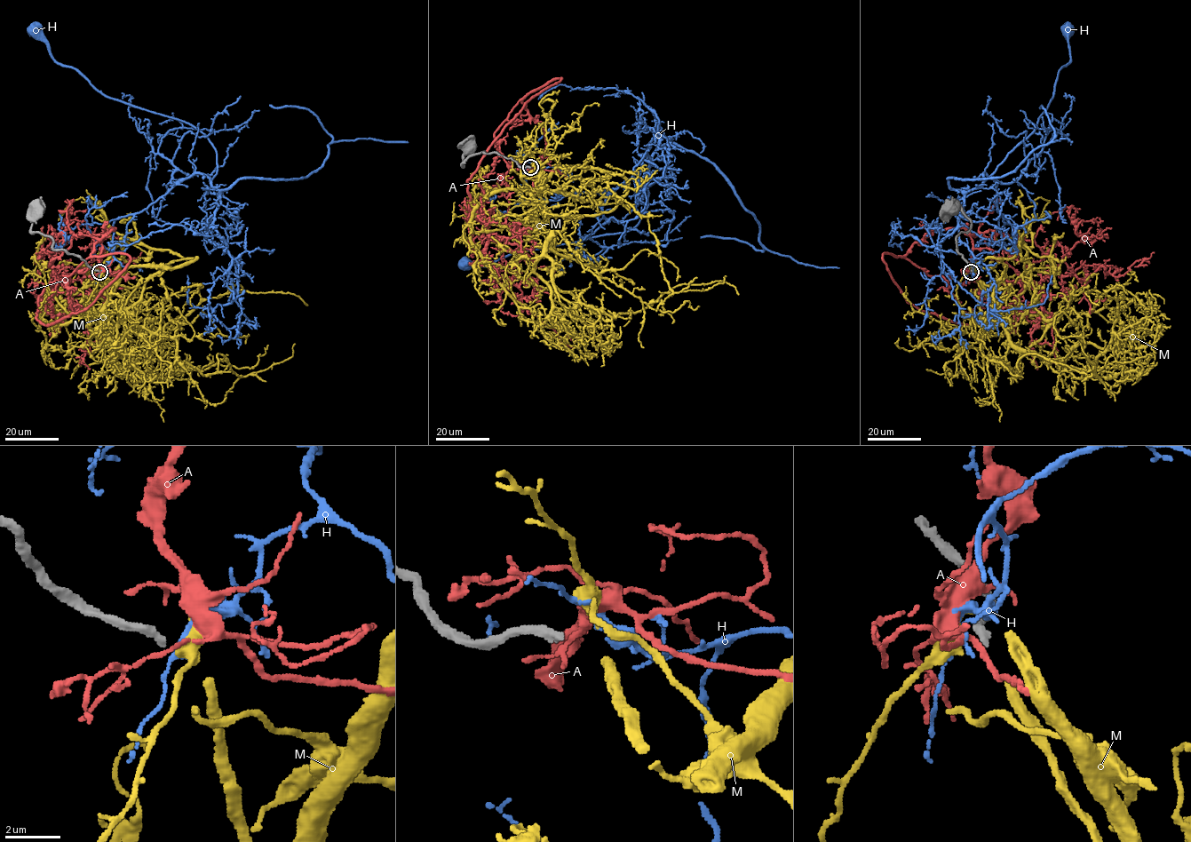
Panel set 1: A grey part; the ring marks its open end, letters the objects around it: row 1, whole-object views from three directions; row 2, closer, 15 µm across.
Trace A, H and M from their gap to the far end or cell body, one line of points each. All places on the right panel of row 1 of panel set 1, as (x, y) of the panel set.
A: (968, 270), (972, 234), (1004, 263), (1018, 239), (1033, 242), (1081, 280), (1147, 266)
H: (968, 272), (972, 258), (1001, 248), (996, 184), (983, 174), (1036, 127), (1070, 59), (1067, 30)
M: (968, 272), (968, 332), (997, 321), (1066, 366), (1107, 348), (1117, 301), (1085, 293), (1099, 305)

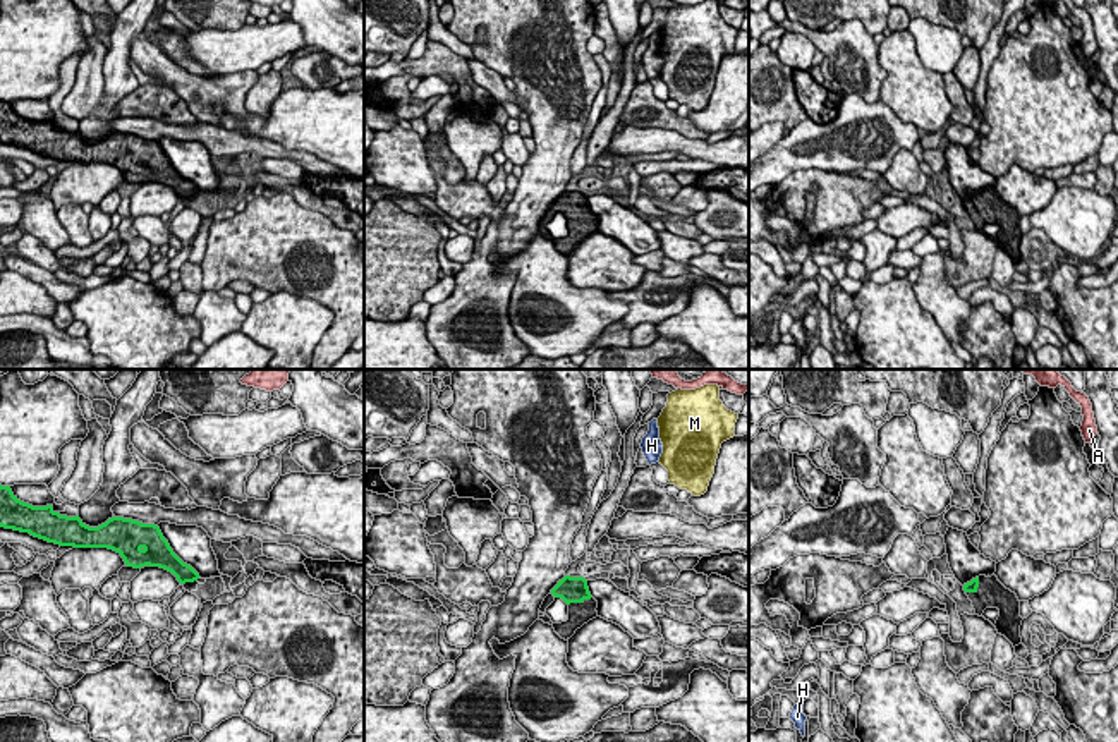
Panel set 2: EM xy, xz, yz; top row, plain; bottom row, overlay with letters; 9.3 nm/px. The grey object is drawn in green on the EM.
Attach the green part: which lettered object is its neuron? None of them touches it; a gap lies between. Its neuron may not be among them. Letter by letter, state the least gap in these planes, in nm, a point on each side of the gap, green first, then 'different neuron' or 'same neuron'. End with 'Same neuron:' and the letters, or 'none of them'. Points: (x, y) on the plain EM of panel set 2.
A: 1550 nm | xy (157, 141), (248, 0) | different neuron
H: 1250 nm | xz (583, 193), (650, 79) | different neuron
M: 1200 nm | xz (583, 193), (670, 98) | same neuron
Same neuron: M

